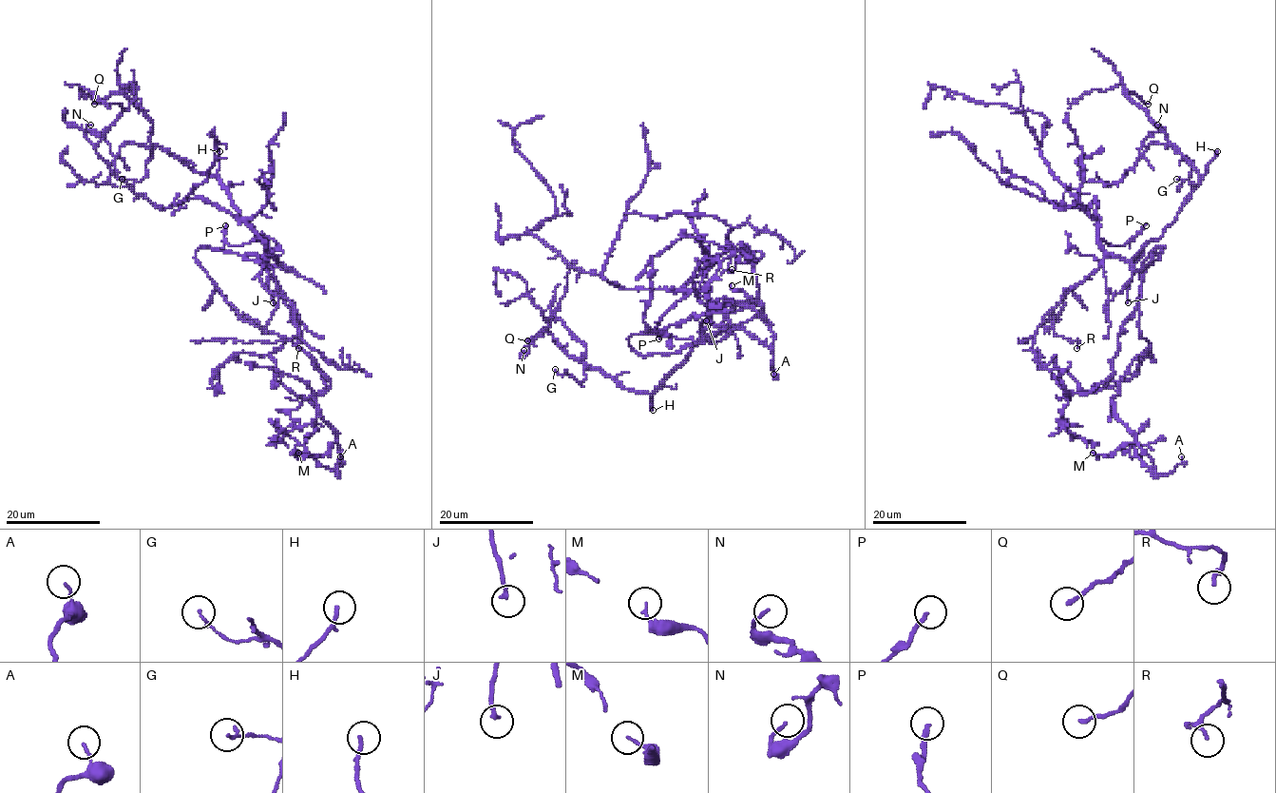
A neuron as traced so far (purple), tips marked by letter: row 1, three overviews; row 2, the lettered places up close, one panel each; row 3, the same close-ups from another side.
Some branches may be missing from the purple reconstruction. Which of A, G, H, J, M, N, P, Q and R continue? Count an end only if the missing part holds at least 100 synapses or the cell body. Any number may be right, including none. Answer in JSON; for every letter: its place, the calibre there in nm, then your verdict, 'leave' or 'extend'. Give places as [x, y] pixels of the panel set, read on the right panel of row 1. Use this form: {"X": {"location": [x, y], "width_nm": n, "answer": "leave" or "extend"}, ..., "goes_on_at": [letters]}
{"A": {"location": [1181, 456], "width_nm": 110, "answer": "leave"}, "G": {"location": [1176, 179], "width_nm": 140, "answer": "leave"}, "H": {"location": [1217, 151], "width_nm": 170, "answer": "leave"}, "J": {"location": [1128, 302], "width_nm": 190, "answer": "leave"}, "M": {"location": [1093, 453], "width_nm": 120, "answer": "leave"}, "N": {"location": [1157, 125], "width_nm": 130, "answer": "leave"}, "P": {"location": [1146, 225], "width_nm": 190, "answer": "leave"}, "Q": {"location": [1148, 104], "width_nm": 160, "answer": "leave"}, "R": {"location": [1076, 348], "width_nm": 120, "answer": "leave"}, "goes_on_at": []}

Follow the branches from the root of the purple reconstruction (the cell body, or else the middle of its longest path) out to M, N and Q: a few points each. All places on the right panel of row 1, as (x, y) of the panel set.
M: (1133, 266), (1157, 257), (1138, 305), (1149, 350), (1113, 399), (1134, 439), (1093, 453)
N: (1133, 266), (1200, 180), (1172, 145), (1152, 143), (1139, 156), (1157, 125)
Q: (1133, 266), (1132, 260), (1149, 241), (1162, 235), (1200, 180), (1196, 170), (1127, 93), (1133, 92), (1148, 104)

